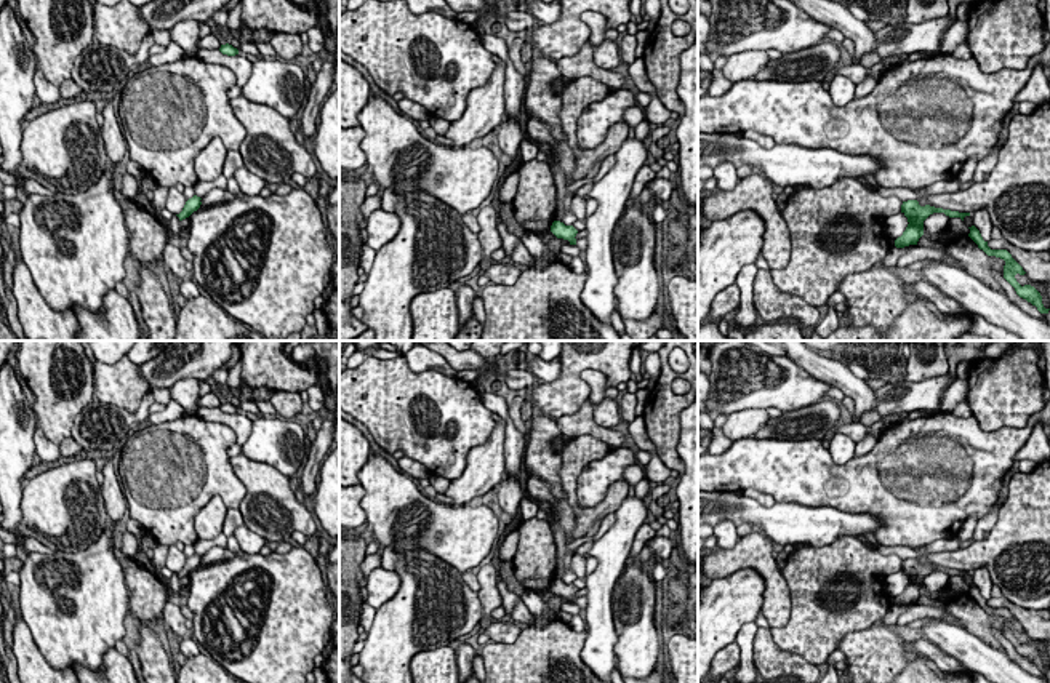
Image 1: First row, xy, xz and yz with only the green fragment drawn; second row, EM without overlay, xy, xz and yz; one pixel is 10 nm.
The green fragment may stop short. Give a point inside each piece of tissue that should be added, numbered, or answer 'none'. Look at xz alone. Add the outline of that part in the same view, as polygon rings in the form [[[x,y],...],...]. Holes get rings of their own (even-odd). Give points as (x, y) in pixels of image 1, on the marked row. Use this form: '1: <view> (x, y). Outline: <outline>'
none

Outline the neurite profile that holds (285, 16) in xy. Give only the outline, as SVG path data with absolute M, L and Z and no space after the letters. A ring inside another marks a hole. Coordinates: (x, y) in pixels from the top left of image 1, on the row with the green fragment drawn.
M240 0L240 29L227 29L234 38L240 38L242 29L267 29L272 34L303 34L319 21L315 10L306 10L291 0Z

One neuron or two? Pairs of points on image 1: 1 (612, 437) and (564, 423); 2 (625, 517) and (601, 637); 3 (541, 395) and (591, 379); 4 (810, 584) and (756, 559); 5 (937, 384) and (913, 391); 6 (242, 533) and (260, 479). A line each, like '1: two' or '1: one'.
1: one
2: one
3: two
4: two
5: one
6: two

